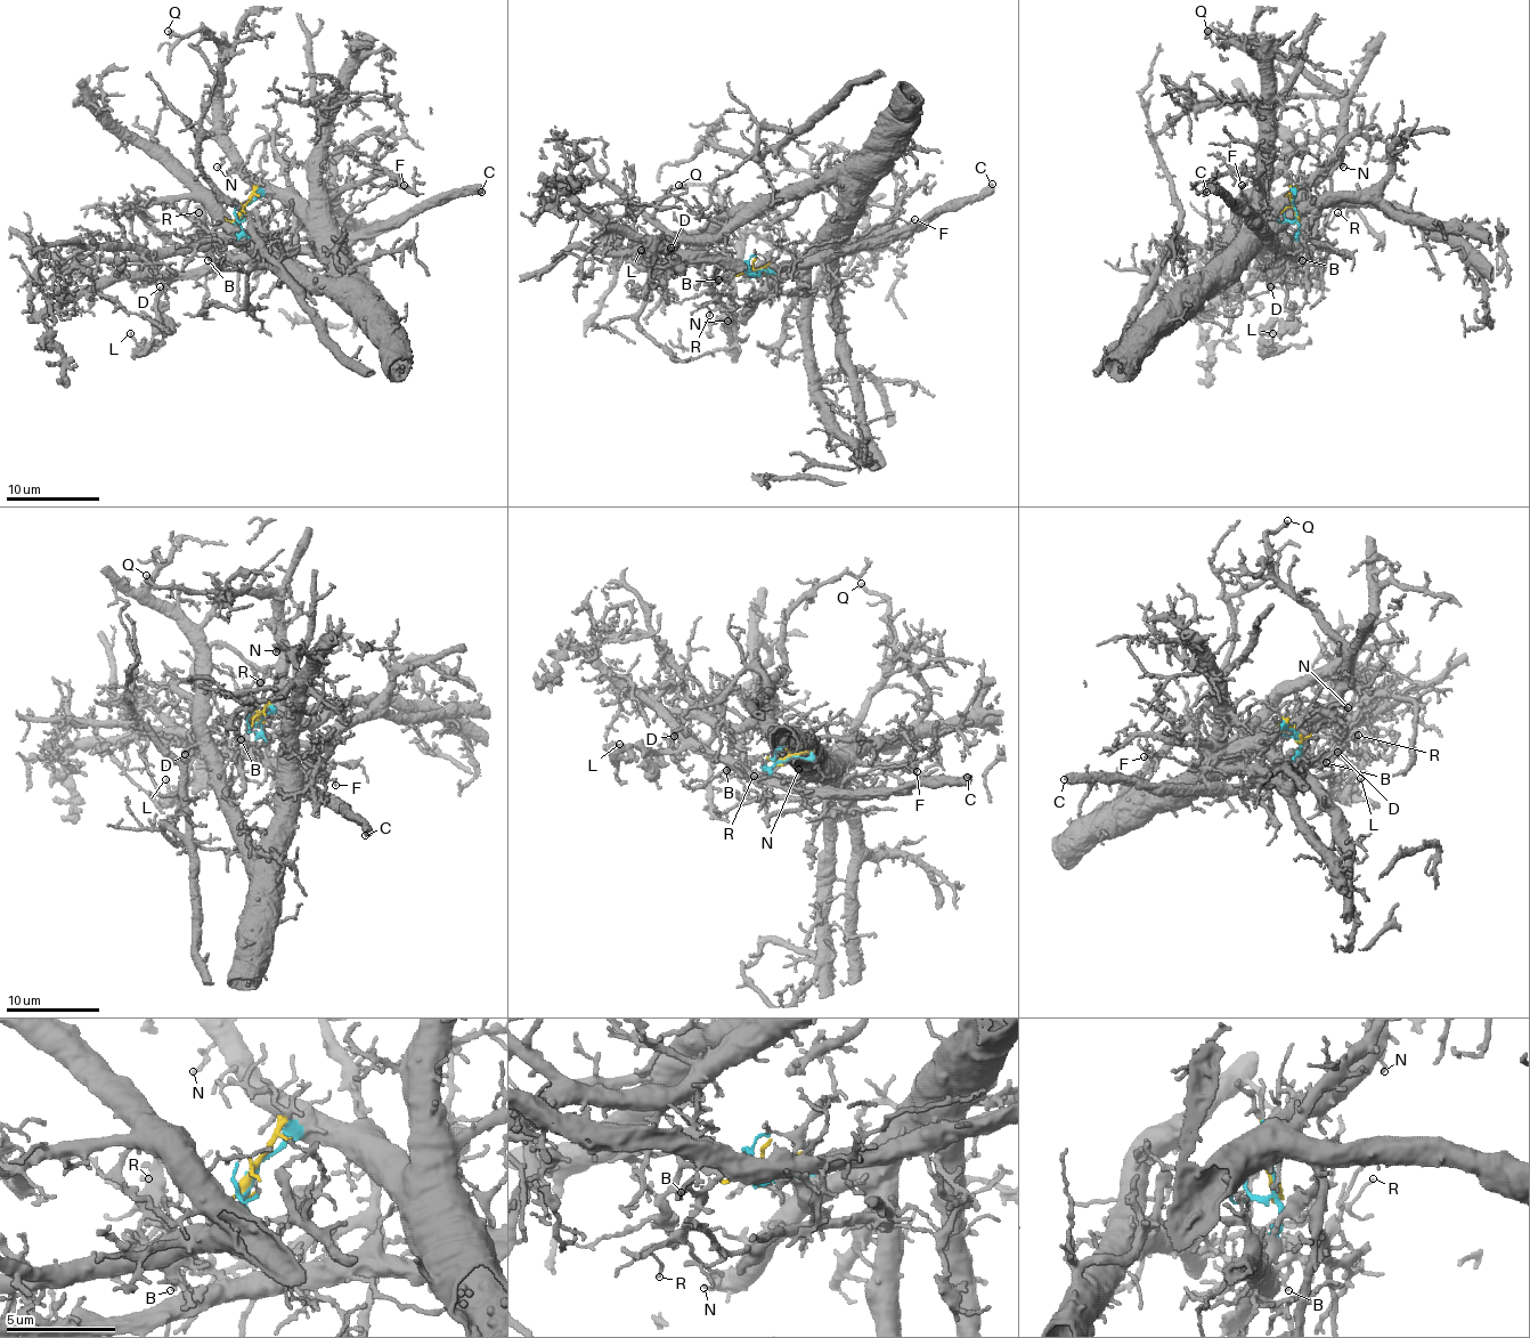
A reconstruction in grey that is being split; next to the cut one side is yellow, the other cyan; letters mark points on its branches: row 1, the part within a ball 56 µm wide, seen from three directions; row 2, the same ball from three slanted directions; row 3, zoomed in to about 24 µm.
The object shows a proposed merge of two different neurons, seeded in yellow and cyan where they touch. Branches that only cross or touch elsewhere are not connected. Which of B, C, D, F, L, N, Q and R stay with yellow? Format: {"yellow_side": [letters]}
{"yellow_side": ["N", "Q"]}

